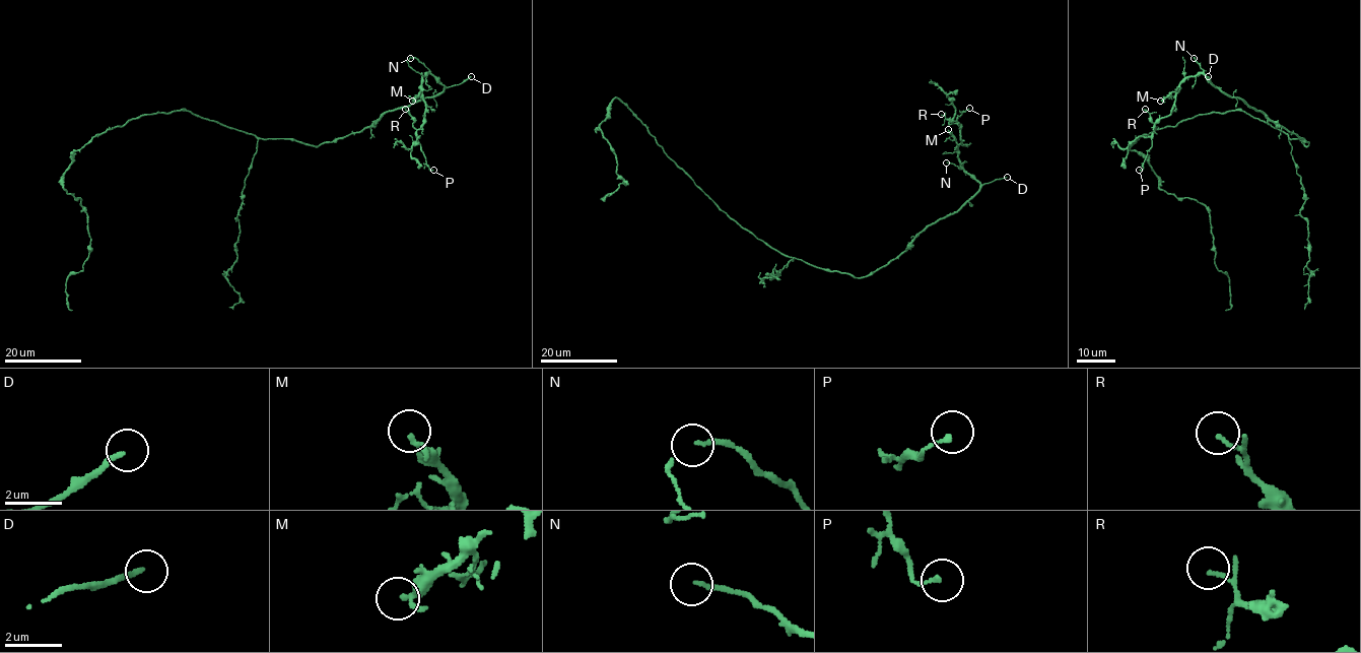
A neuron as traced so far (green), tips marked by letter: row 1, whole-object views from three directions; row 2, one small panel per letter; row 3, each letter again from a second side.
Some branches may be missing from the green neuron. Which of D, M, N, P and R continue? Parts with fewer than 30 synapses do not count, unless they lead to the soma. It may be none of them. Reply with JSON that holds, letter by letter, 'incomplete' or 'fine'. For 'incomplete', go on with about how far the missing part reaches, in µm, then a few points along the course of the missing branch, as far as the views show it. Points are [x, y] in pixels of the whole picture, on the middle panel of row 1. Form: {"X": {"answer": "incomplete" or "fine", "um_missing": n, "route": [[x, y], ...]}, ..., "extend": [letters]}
{"D": {"answer": "incomplete", "um_missing": 30, "route": [[1007, 177], [1033, 156], [1036, 145], [1048, 134], [1063, 138]]}, "M": {"answer": "fine"}, "N": {"answer": "fine"}, "P": {"answer": "fine"}, "R": {"answer": "fine"}, "extend": ["D"]}

